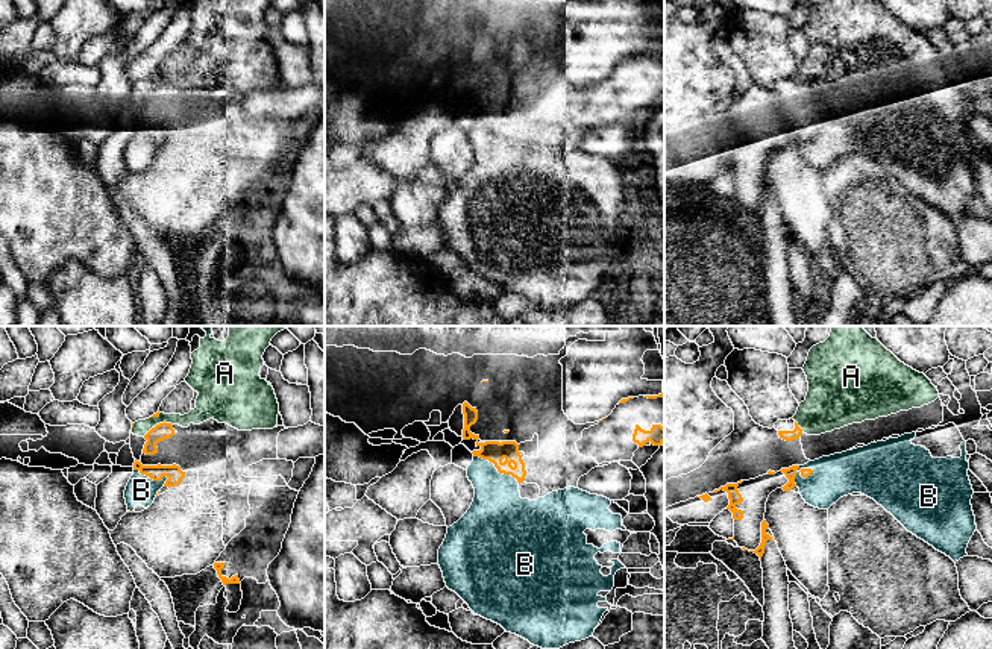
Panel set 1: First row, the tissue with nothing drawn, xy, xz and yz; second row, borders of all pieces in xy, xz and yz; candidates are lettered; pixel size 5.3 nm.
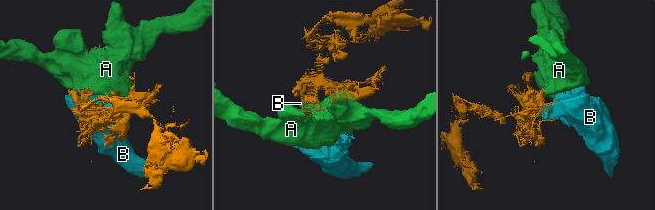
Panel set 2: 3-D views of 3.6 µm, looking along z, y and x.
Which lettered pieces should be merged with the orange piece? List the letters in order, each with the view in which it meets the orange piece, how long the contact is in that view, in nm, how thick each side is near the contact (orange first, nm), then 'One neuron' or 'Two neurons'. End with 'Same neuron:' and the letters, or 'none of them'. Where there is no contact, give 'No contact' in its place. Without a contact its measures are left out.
A: Touches orange in xy. Shared border 170 nm. Thickness 90 nm (orange) against 90 nm. Two neurons
B: Touches orange in xz. Shared border 280 nm. Thickness 110 nm (orange) against 300 nm. Two neurons
Same neuron: none of them

